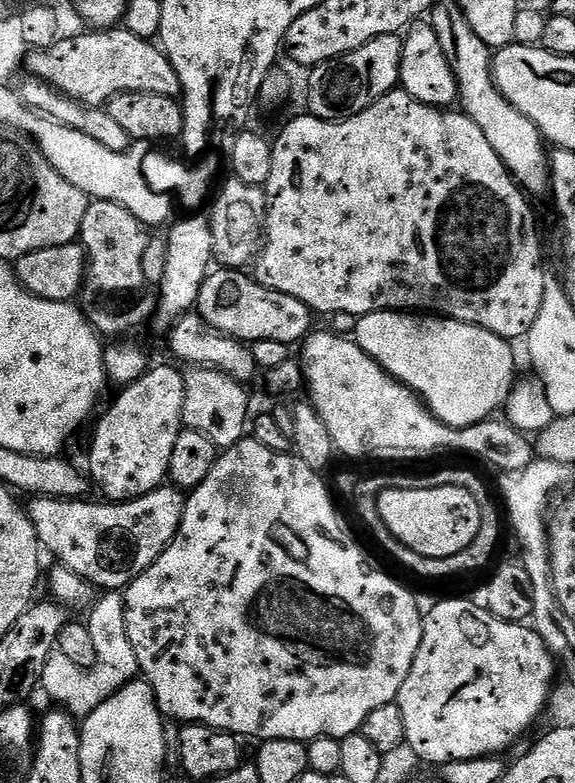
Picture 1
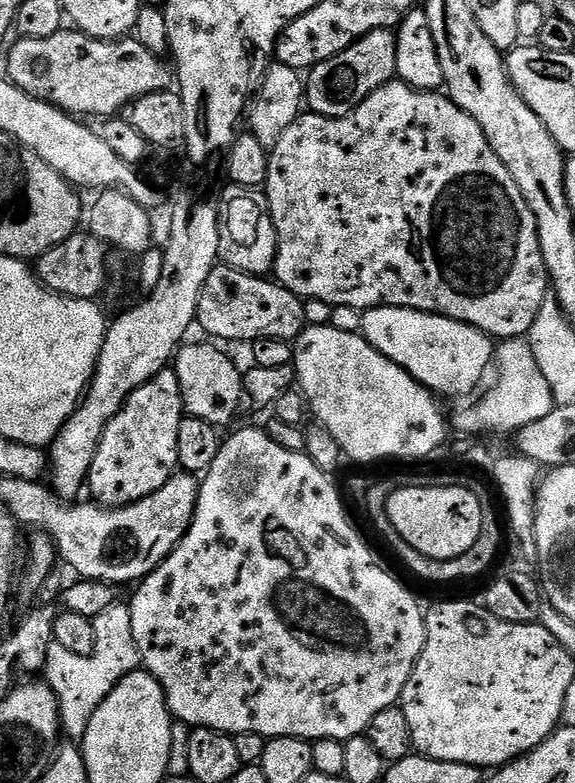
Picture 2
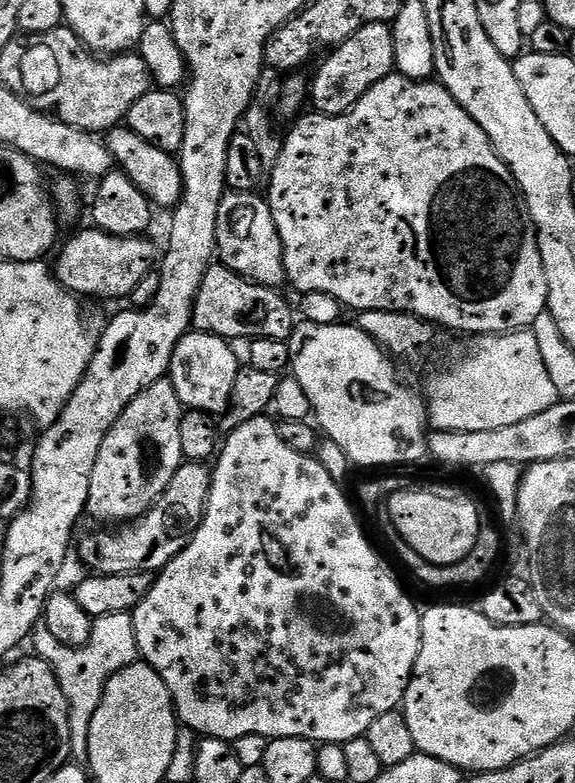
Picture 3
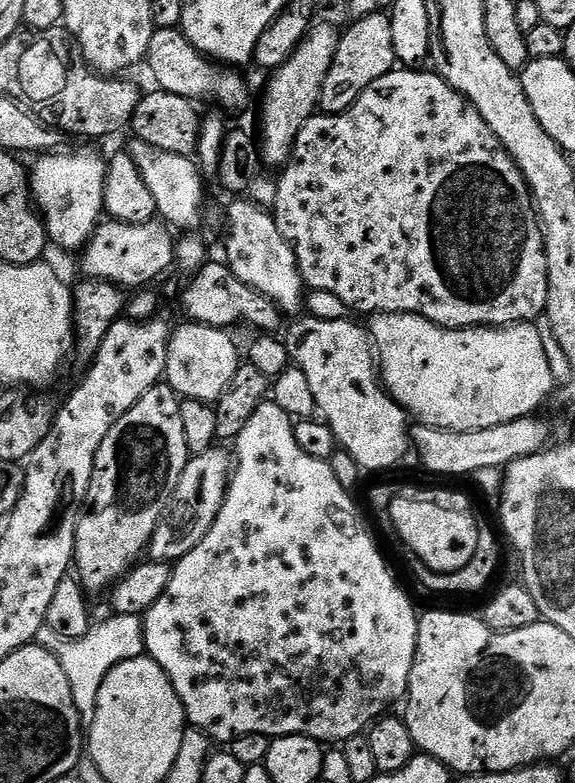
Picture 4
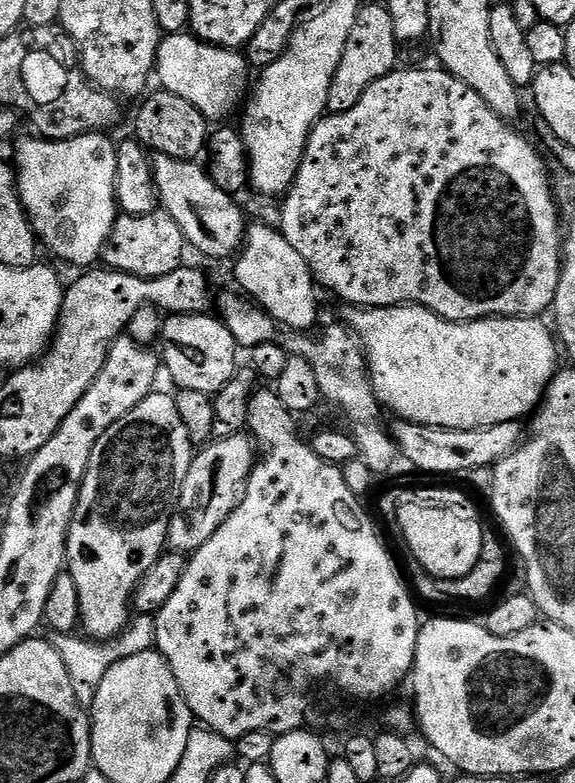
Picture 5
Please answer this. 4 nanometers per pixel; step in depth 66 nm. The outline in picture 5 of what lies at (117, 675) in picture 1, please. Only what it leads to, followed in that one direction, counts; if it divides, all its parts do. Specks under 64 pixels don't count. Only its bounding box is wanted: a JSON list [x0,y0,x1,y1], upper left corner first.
[49,614,156,708]

